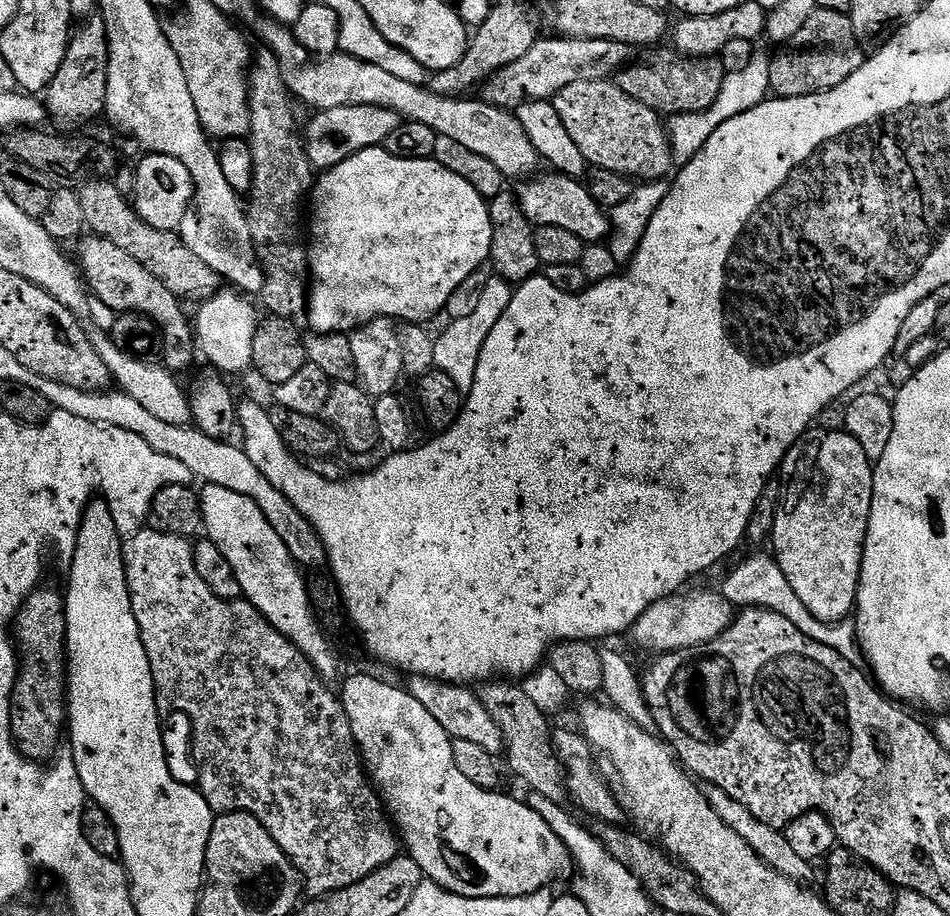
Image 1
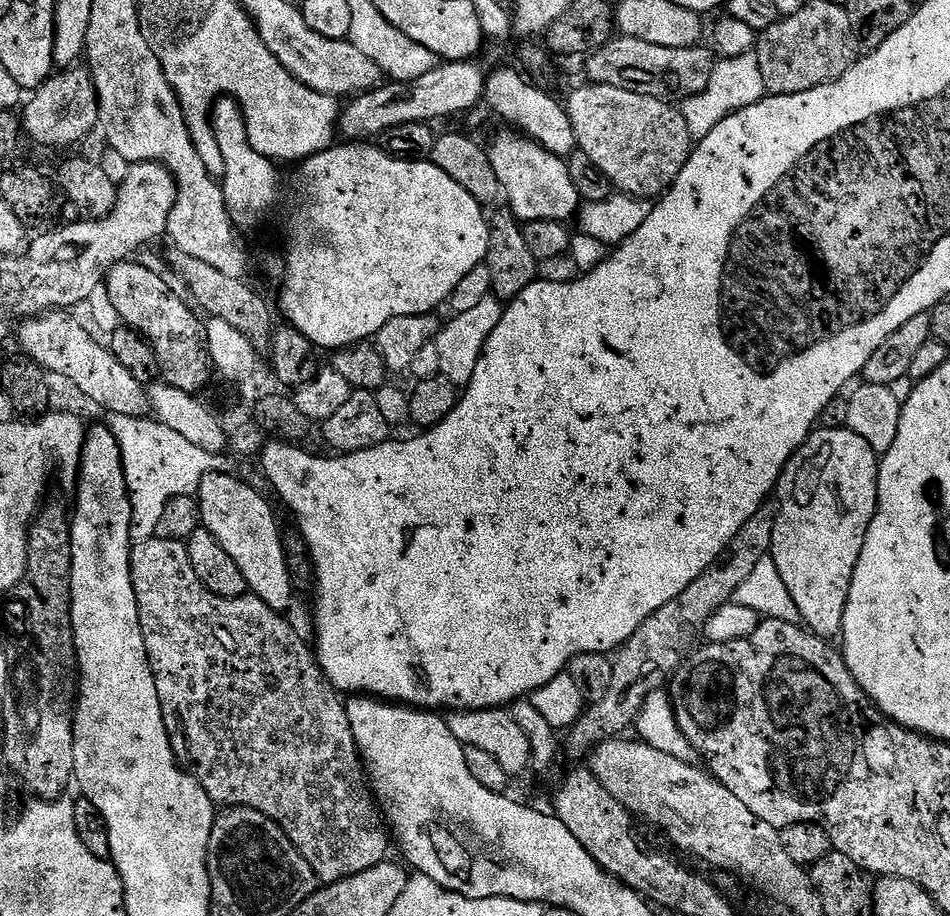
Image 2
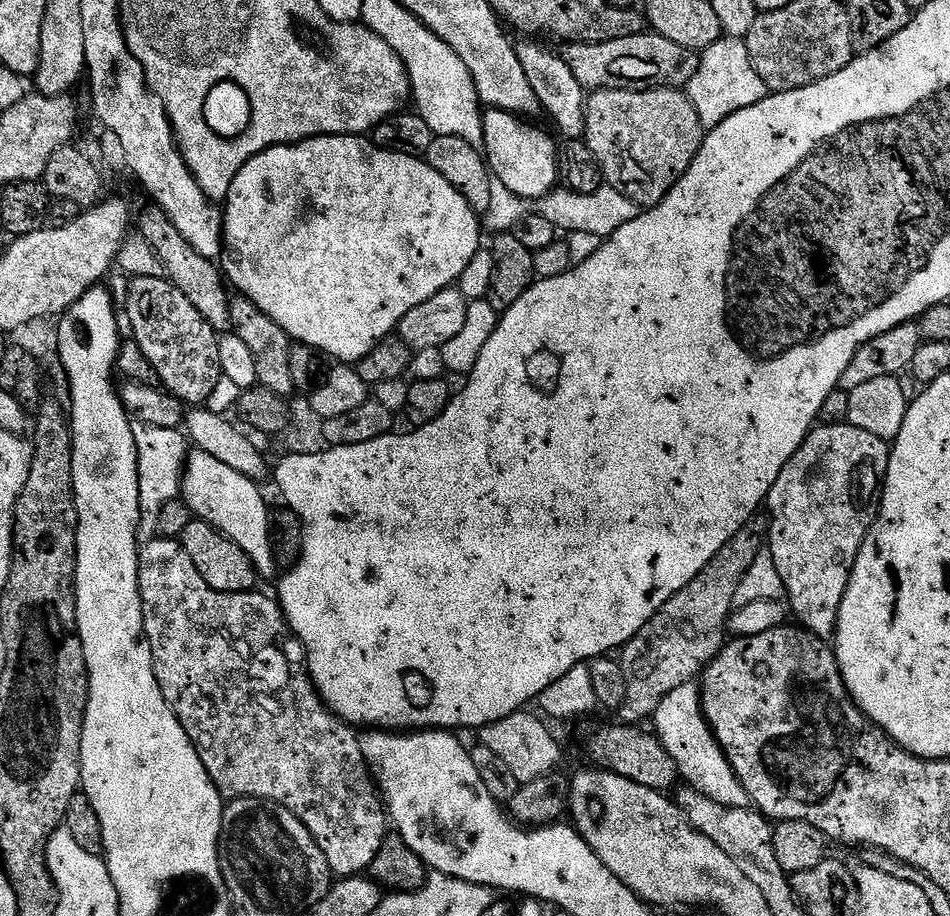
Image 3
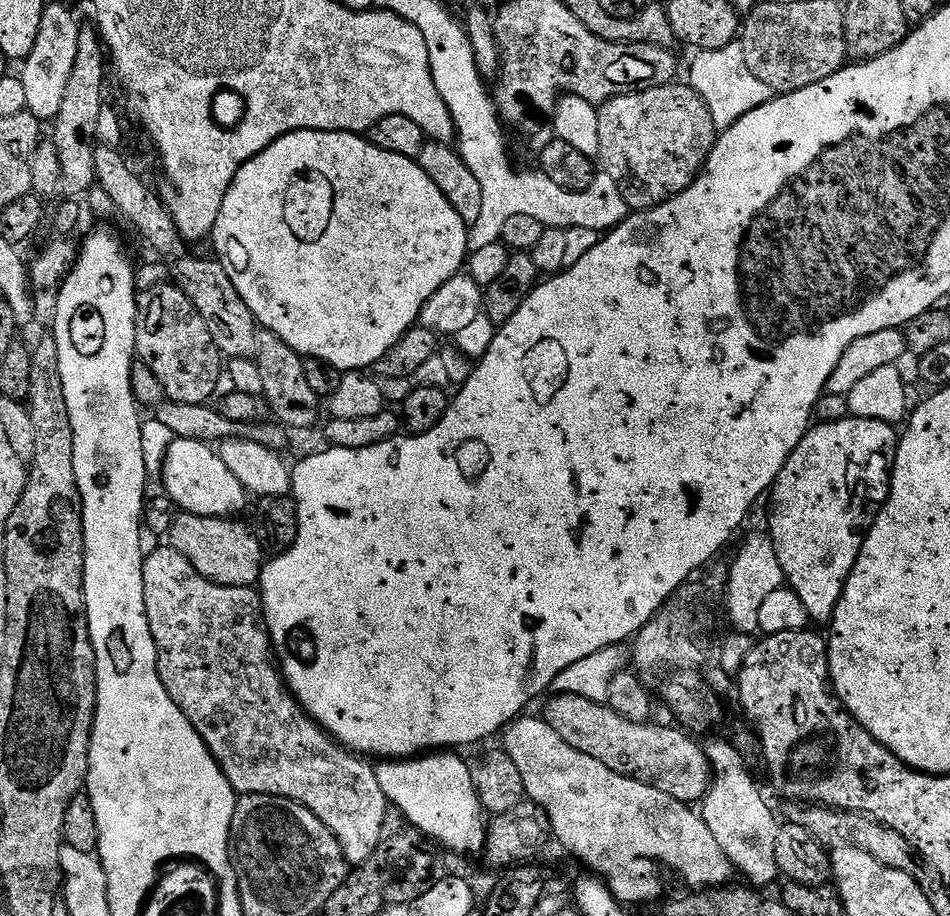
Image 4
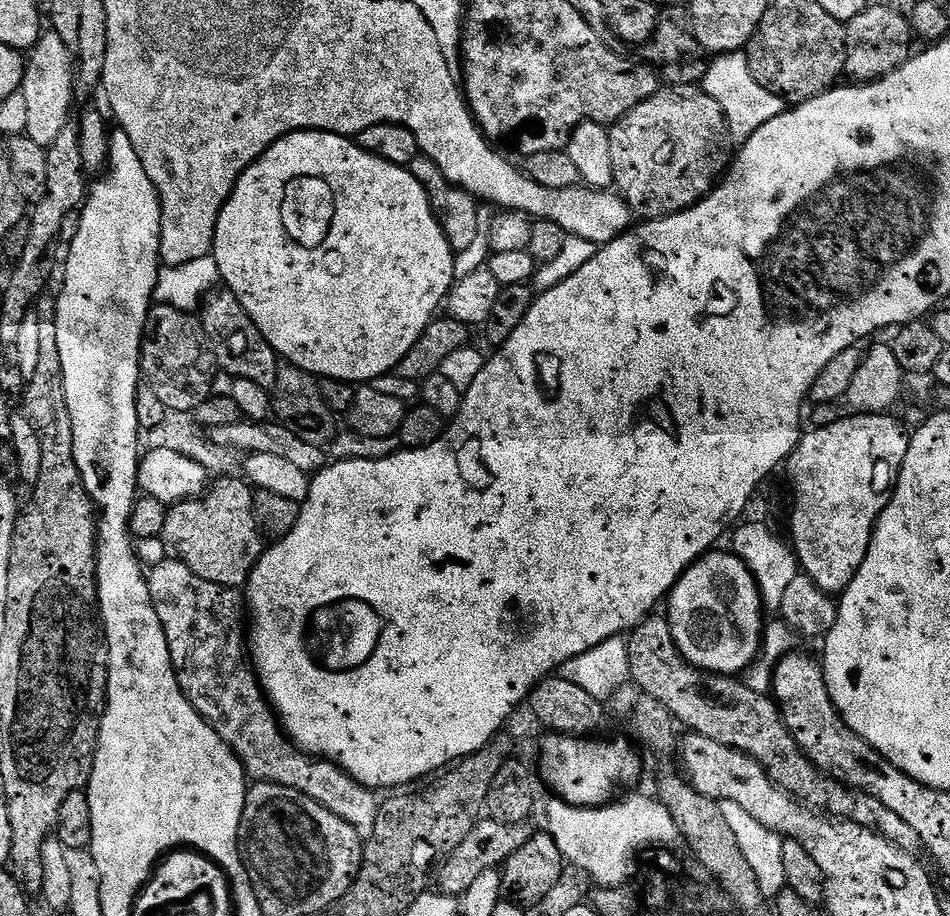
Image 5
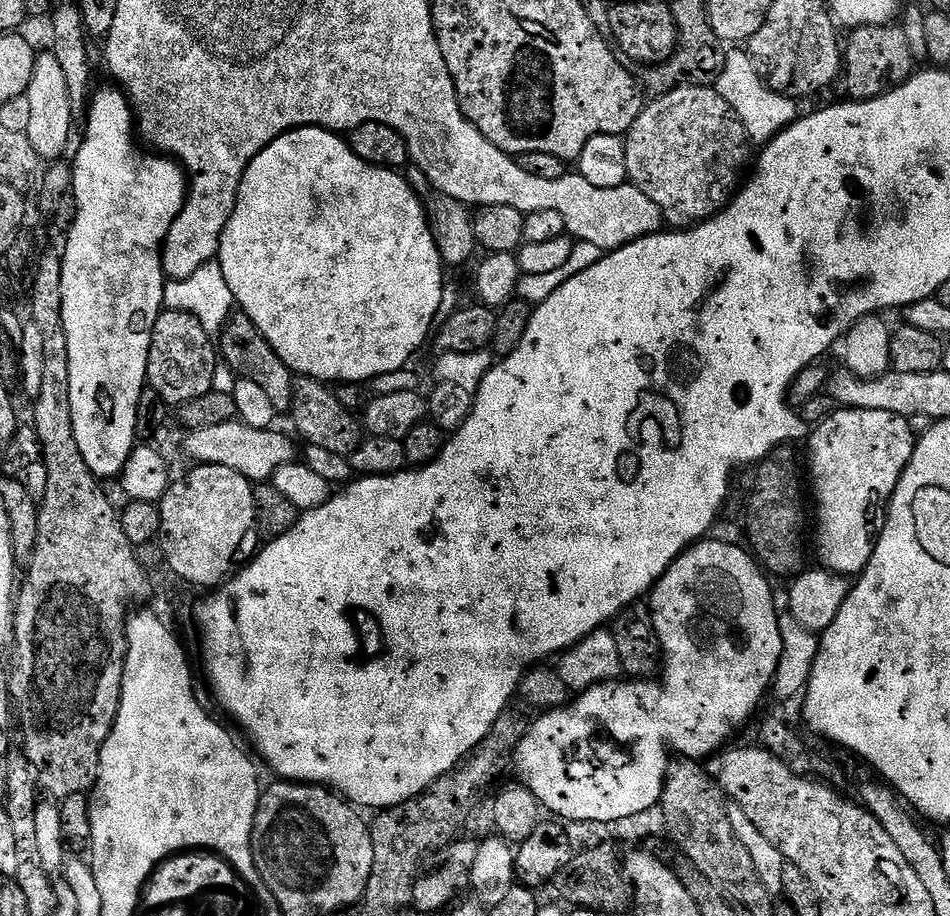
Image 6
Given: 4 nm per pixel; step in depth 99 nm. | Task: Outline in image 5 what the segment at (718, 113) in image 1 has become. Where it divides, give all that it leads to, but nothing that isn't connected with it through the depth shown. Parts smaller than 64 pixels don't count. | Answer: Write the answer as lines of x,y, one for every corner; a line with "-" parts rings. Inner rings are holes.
743,51
726,52
717,55
713,60
716,61
707,65
702,87
706,94
710,94
710,98
714,98
714,102
718,102
718,106
722,106
728,123
728,135
733,141
749,140
754,130
786,110
786,101
778,94
766,90
766,86
762,86
762,82
758,82
758,78
750,74
748,57

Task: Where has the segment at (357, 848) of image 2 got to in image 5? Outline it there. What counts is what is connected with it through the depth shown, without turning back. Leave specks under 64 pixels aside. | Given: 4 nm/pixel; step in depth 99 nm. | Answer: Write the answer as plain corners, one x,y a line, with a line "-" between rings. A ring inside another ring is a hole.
171,558
150,569
146,579
154,610
158,614
158,622
162,622
162,630
166,634
174,674
178,678
182,694
190,702
190,706
198,710
200,717
231,746
233,754
242,762
245,773
253,781
262,784
277,784
290,790
298,790
306,794
306,798
314,798
314,802
326,806
326,810
330,810
332,814
338,814
342,822
350,822
350,826
358,830
360,837
371,836
381,806
381,801
376,800
377,793
365,784
359,784
336,764
310,756
297,748
280,727
280,721
277,720
268,697
264,695
246,655
245,597
237,589
223,588
214,582
206,582
206,578
198,578
194,570

